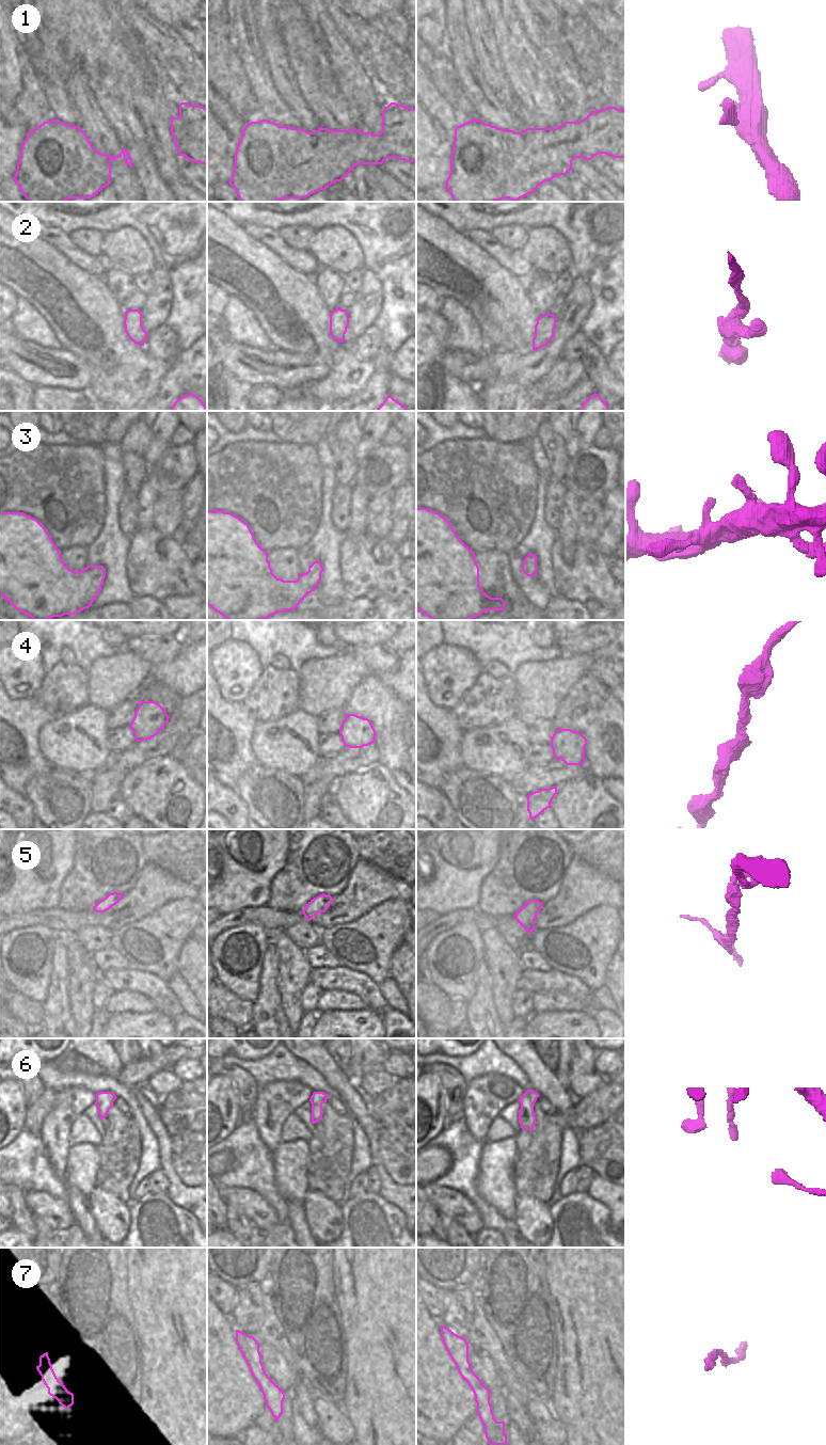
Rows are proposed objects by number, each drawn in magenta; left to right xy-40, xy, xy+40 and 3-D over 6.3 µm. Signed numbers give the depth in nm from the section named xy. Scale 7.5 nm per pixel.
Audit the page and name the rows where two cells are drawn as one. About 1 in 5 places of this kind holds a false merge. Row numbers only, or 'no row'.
no row

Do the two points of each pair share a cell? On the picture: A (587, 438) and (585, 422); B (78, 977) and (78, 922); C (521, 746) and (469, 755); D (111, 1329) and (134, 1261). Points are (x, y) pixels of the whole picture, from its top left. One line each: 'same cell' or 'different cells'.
A: same cell
B: different cells
C: same cell
D: different cells

